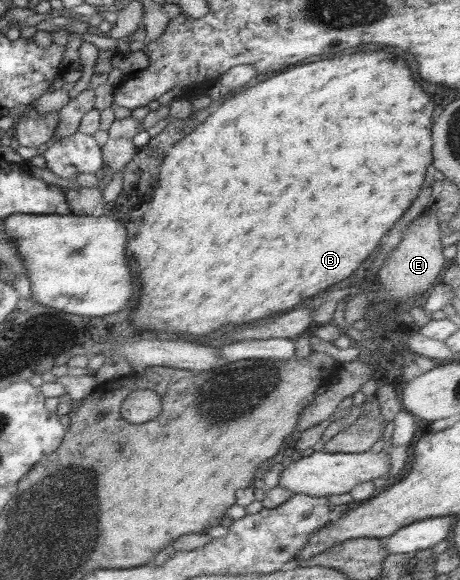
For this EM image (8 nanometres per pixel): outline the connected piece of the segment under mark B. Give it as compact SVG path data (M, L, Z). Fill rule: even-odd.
M382 51L354 53L354 55L332 57L298 67L290 66L290 69L286 69L284 73L278 73L258 85L252 85L236 93L228 101L224 101L214 113L208 115L204 123L200 123L194 131L190 131L184 139L180 139L176 145L170 147L159 165L158 191L152 193L152 201L148 203L148 209L142 213L138 231L126 245L127 257L132 257L136 263L134 273L140 285L136 309L130 313L132 325L144 331L160 333L174 331L176 335L202 337L214 333L222 325L256 323L268 319L268 315L274 315L278 311L286 312L305 304L316 297L319 291L326 291L338 281L349 277L357 271L360 263L377 249L376 246L380 245L382 235L386 235L386 232L410 207L424 183L426 167L433 161L430 157L432 111L434 111L434 103L416 85L406 61L396 57L394 59L386 57L386 53Z

